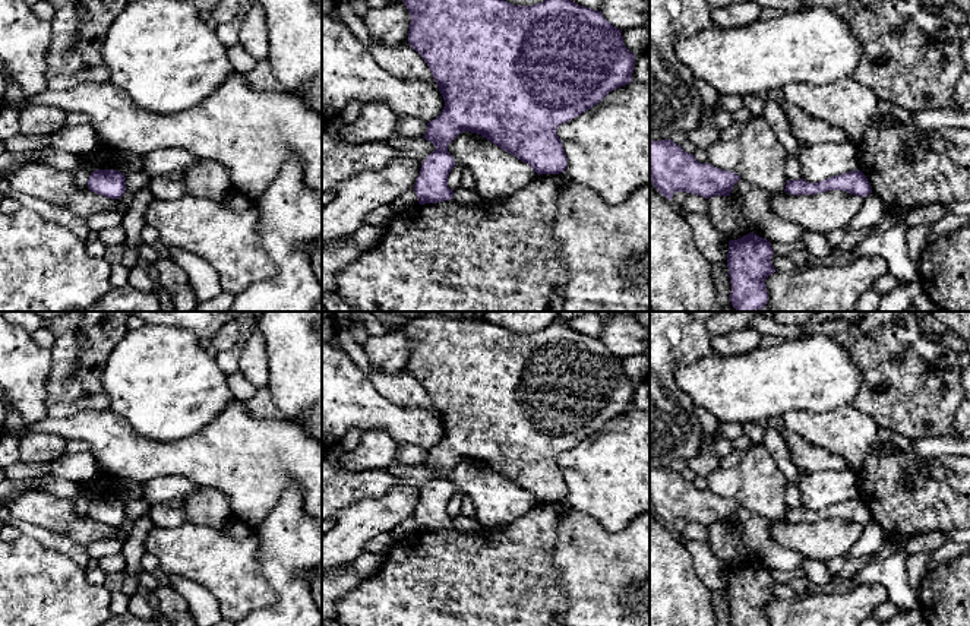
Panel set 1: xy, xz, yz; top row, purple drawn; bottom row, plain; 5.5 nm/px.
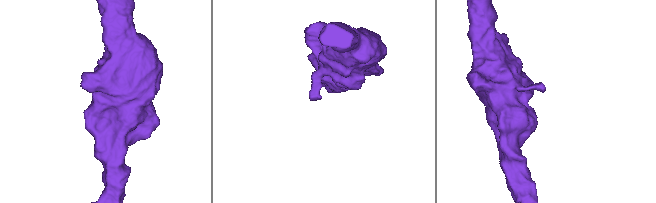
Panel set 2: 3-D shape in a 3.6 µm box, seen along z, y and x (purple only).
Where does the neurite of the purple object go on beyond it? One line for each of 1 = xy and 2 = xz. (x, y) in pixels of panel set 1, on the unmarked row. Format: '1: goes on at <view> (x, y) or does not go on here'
1: does not go on here
2: does not go on here

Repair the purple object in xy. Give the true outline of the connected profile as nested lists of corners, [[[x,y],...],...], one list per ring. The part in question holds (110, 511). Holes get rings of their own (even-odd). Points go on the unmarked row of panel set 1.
[[[95,497],[88,508],[88,516],[97,522],[120,527],[126,519],[124,502],[117,497]]]

